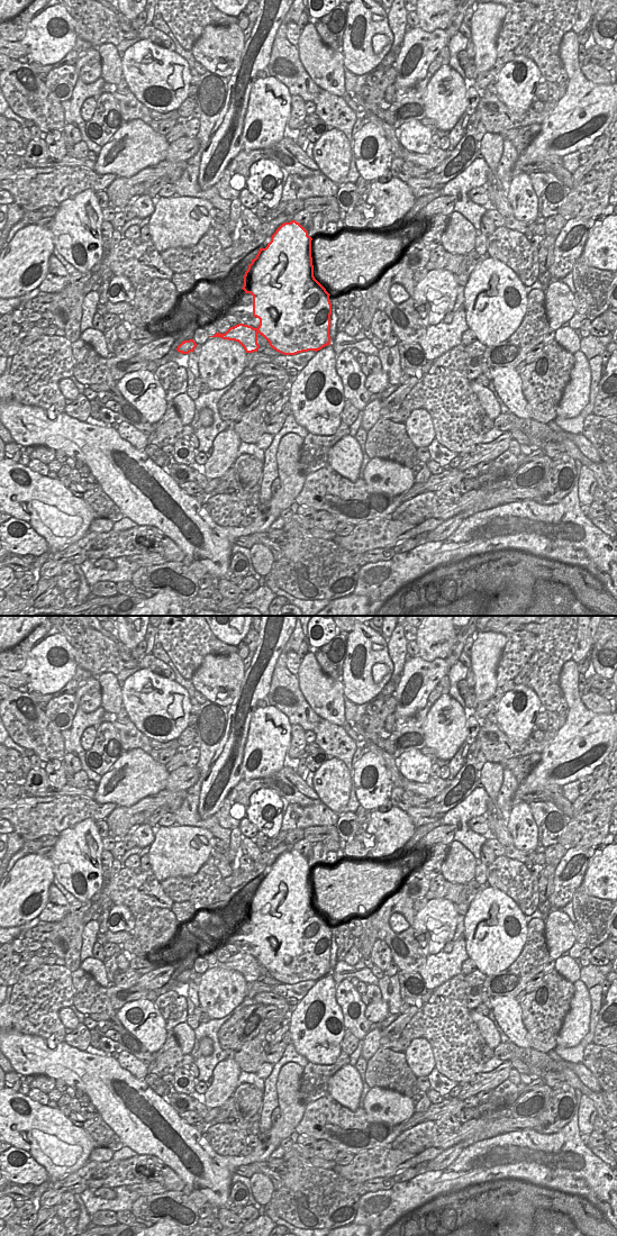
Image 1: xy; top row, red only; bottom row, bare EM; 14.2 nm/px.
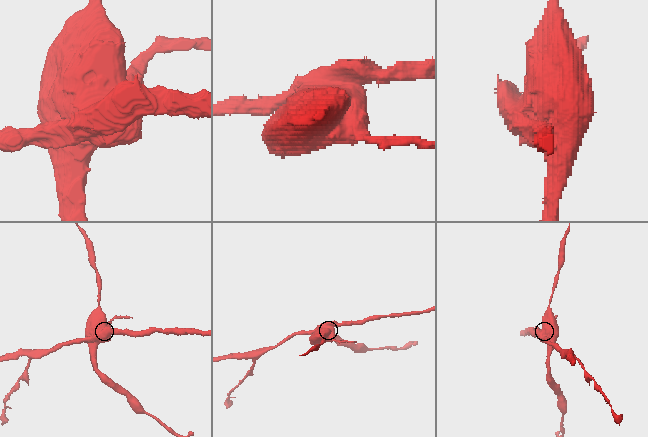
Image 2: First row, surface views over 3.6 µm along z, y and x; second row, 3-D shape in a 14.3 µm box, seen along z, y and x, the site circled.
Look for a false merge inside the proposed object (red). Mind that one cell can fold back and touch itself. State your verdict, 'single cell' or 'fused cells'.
fused cells

